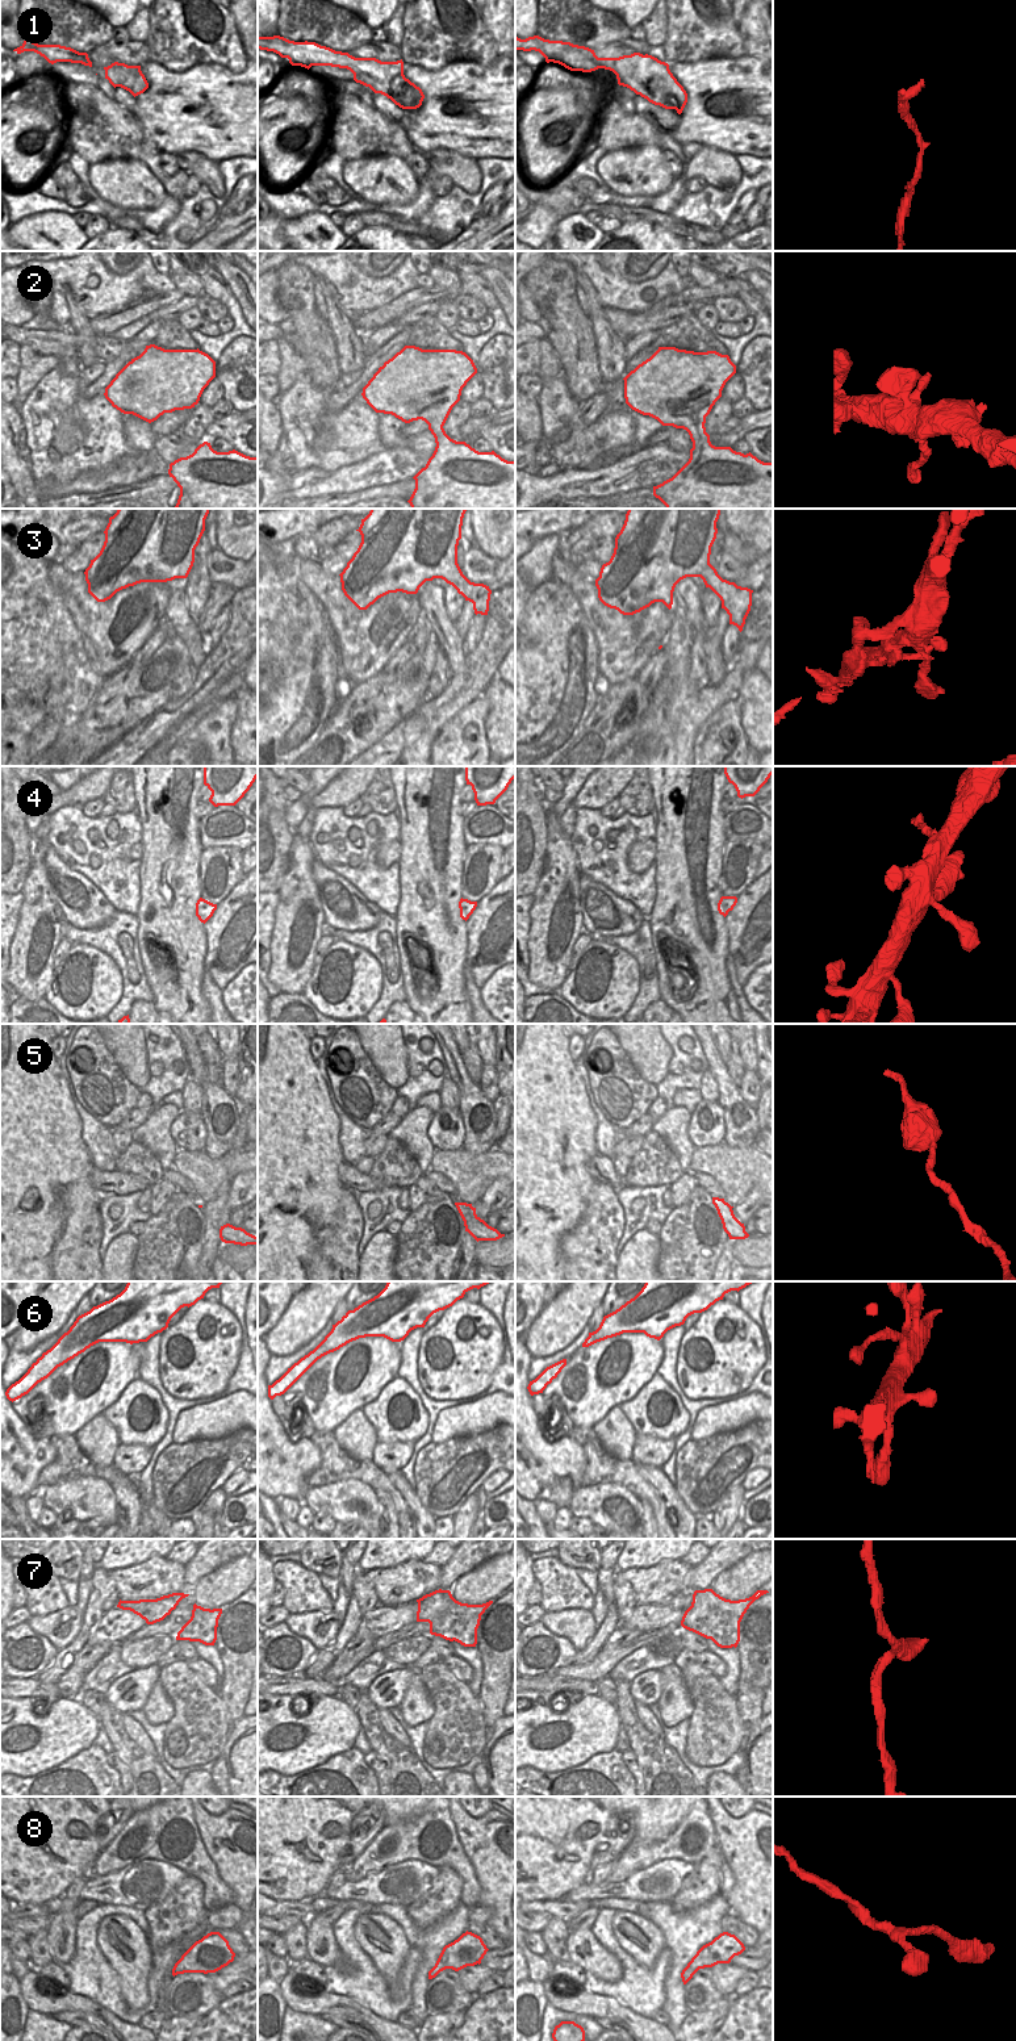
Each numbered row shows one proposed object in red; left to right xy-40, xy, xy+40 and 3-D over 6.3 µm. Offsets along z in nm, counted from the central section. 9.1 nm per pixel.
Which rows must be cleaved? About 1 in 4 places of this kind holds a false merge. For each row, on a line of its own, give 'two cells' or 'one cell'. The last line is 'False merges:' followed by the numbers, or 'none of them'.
1: one cell
2: one cell
3: one cell
4: one cell
5: one cell
6: one cell
7: one cell
8: one cell
False merges: none of them

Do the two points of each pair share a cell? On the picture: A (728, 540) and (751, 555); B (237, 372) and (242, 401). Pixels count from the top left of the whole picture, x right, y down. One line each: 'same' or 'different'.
A: same
B: same

